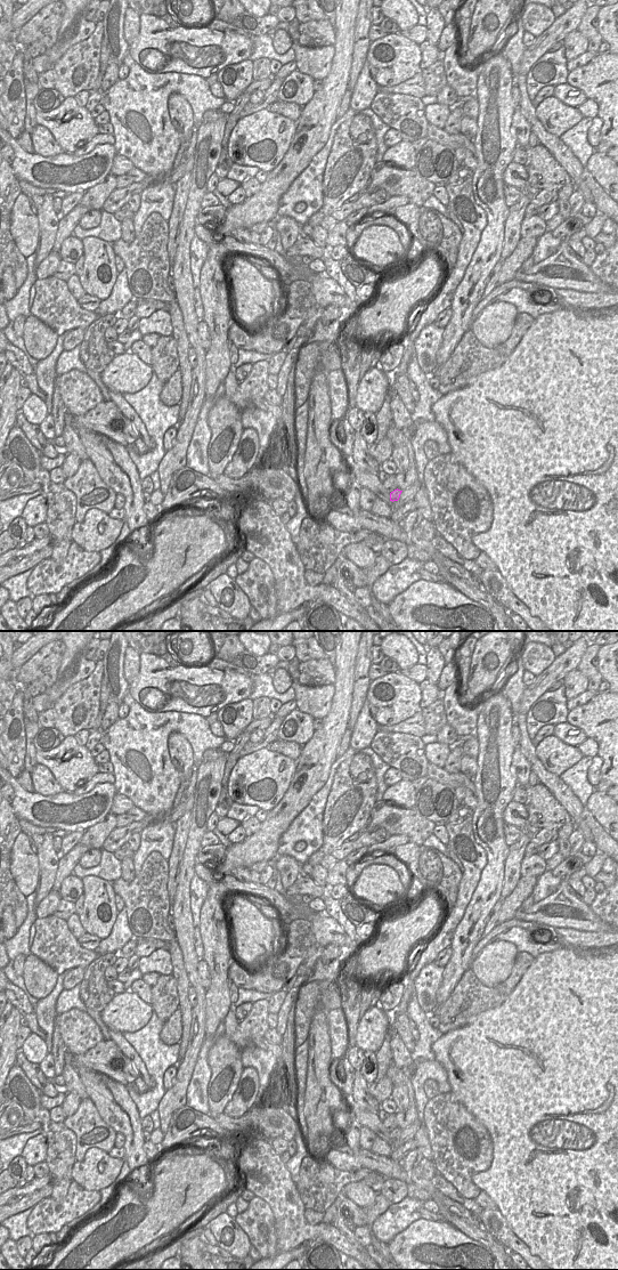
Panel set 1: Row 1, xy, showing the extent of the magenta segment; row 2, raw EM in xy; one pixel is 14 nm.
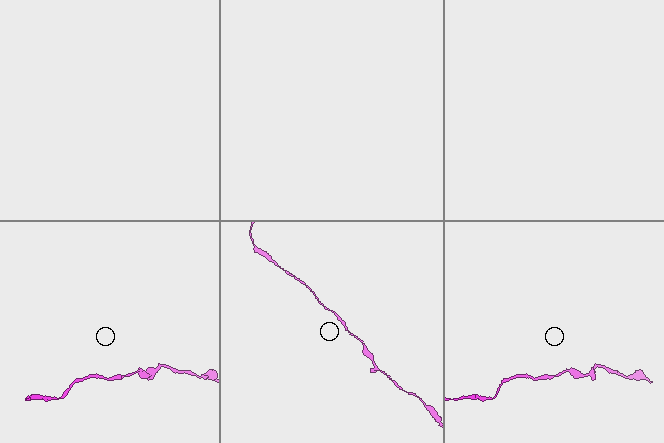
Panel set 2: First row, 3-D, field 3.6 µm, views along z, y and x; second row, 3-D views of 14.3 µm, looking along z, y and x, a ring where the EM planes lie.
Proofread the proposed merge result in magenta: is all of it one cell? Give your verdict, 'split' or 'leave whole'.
leave whole

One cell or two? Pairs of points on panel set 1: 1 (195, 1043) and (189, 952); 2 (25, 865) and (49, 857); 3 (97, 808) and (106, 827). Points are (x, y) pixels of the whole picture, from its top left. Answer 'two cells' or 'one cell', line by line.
1: one cell
2: two cells
3: two cells

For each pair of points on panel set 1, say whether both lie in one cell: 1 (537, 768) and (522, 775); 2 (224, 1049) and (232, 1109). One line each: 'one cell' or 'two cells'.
1: two cells
2: two cells

